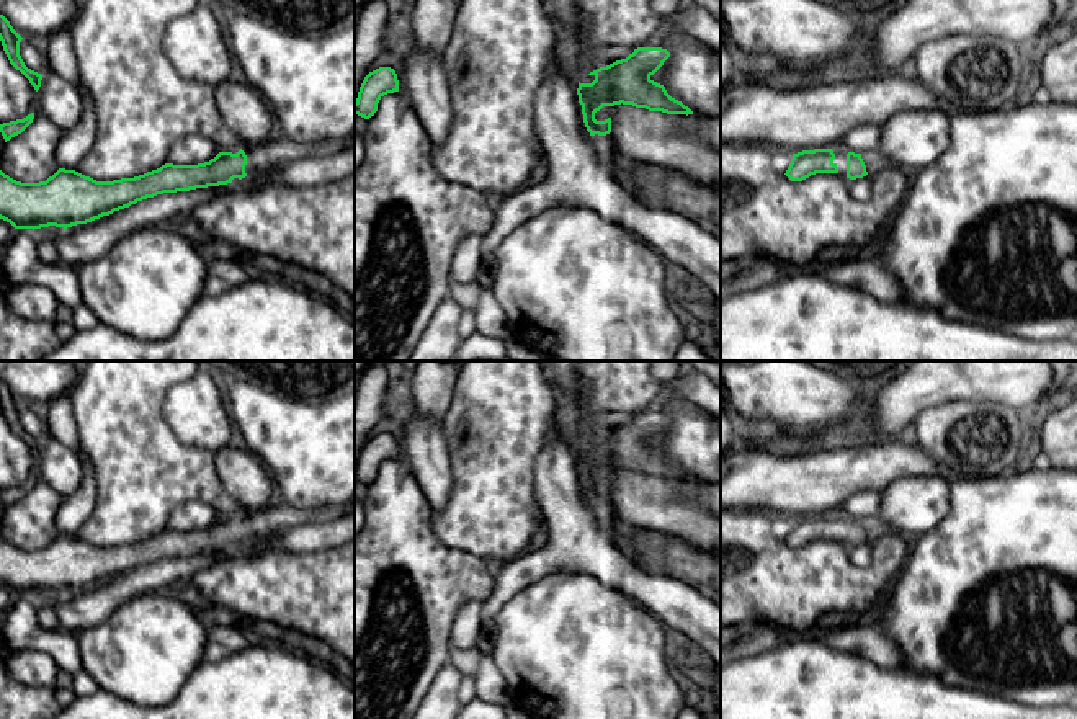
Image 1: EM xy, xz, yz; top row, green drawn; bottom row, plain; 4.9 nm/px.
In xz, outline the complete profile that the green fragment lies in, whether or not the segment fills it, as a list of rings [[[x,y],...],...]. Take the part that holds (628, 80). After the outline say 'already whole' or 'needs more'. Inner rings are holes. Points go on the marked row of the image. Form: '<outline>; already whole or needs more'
[[[637,47],[626,59],[590,72],[595,80],[579,82],[577,88],[585,127],[590,136],[606,136],[623,160],[657,163],[699,183],[721,186],[721,152],[699,139],[693,111],[650,78],[668,57],[662,47]]]; needs more

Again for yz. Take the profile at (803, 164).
[[[814,149],[793,154],[786,176],[802,181],[816,173],[838,173],[847,183],[868,175],[861,154],[847,149]]]; needs more

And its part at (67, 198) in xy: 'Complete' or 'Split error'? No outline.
Split error

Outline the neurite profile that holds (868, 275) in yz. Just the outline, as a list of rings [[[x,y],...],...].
[[[851,253],[847,260],[830,266],[811,266],[827,279],[850,289],[860,289],[878,301],[896,302],[904,296],[904,289],[896,276],[874,258],[860,258]]]

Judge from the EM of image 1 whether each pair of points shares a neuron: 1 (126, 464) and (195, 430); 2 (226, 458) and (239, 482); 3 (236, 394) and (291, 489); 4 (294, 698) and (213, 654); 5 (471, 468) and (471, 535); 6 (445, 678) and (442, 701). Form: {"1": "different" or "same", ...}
{"1": "different", "2": "same", "3": "same", "4": "different", "5": "same", "6": "same"}

